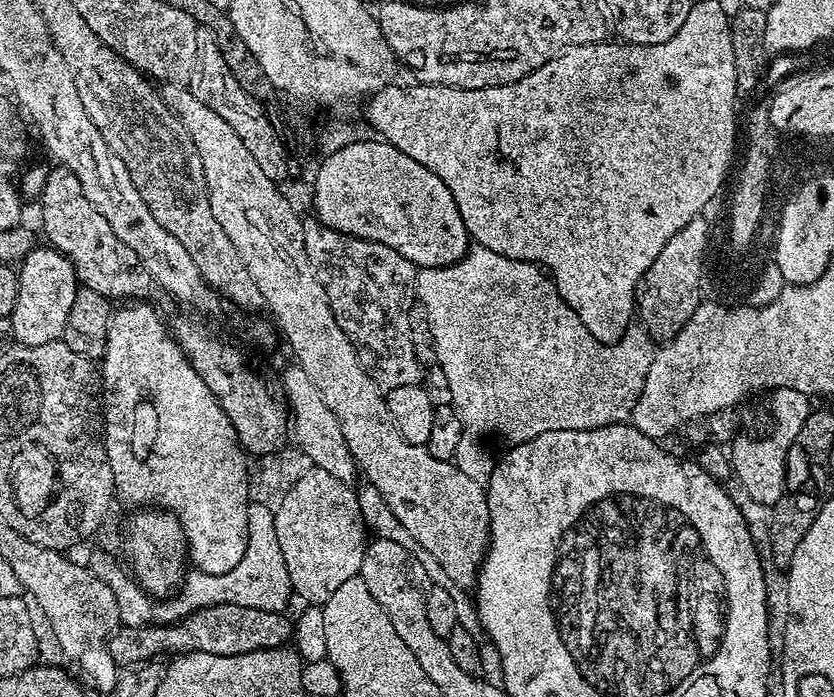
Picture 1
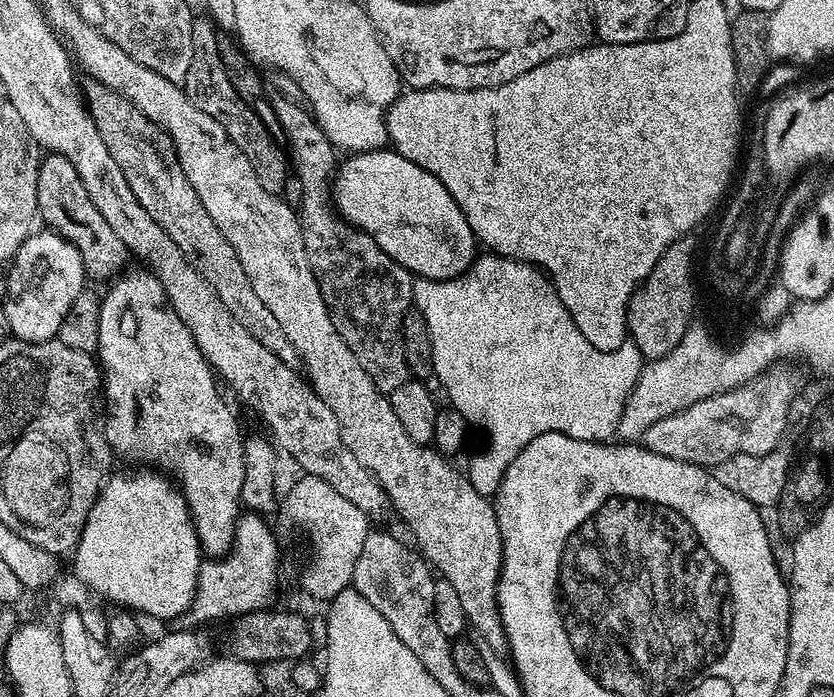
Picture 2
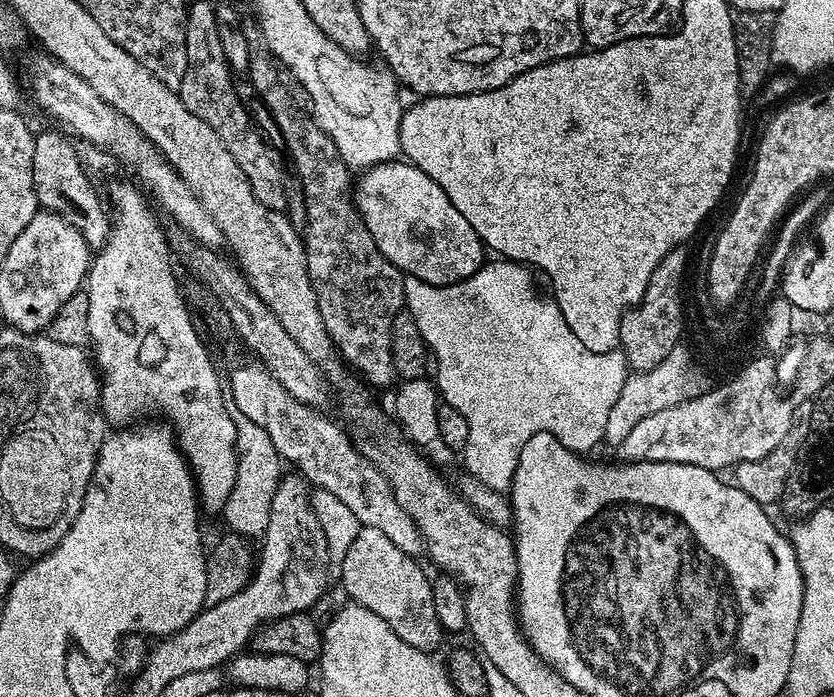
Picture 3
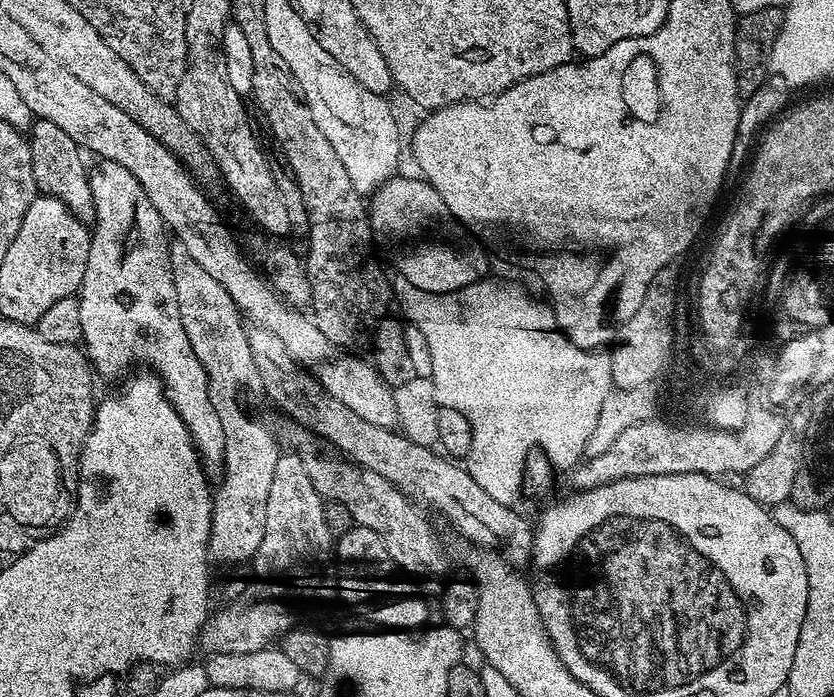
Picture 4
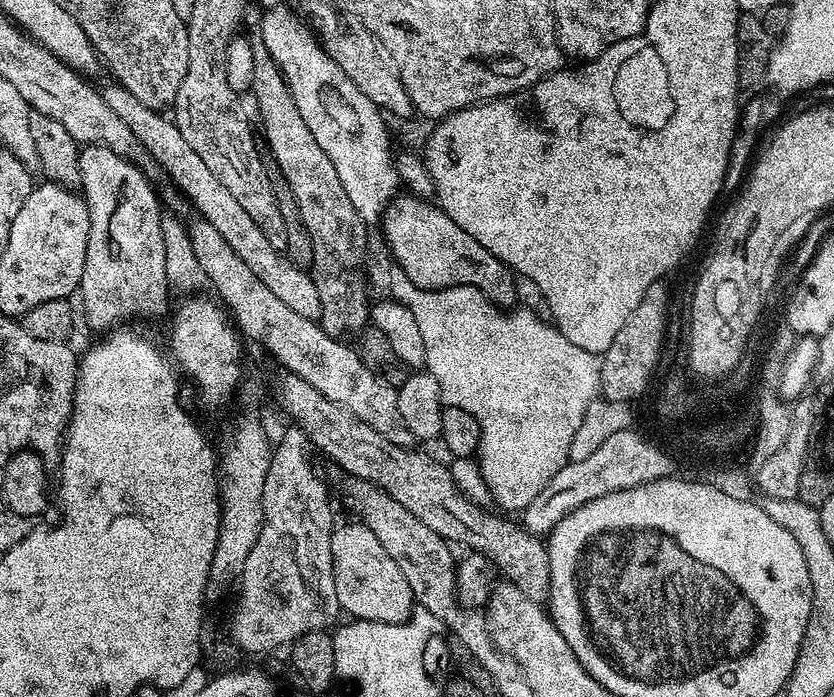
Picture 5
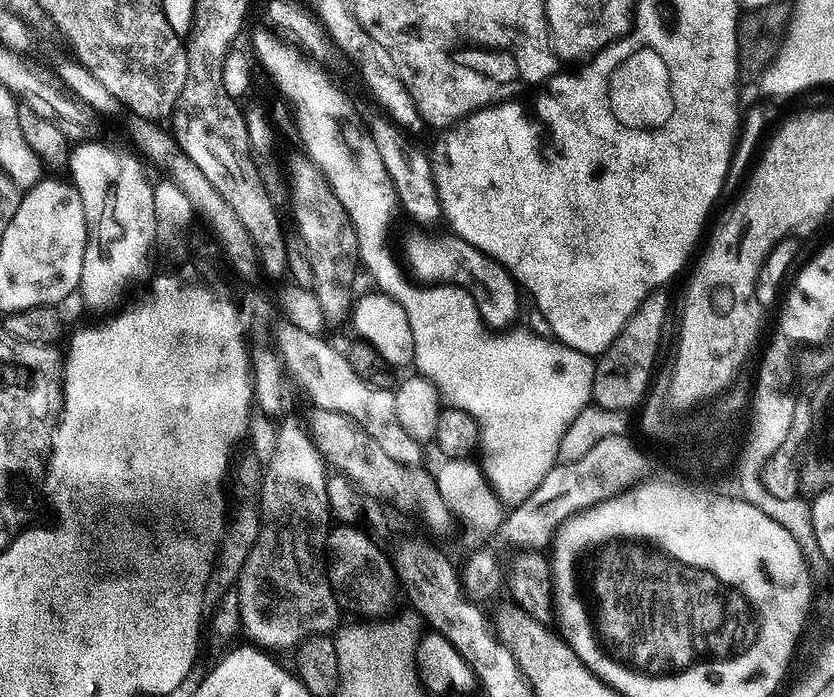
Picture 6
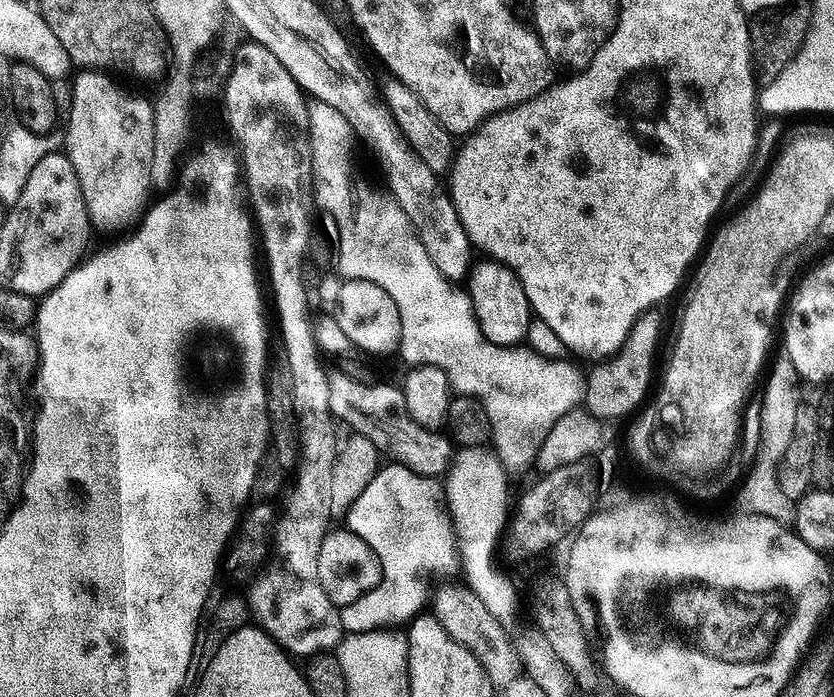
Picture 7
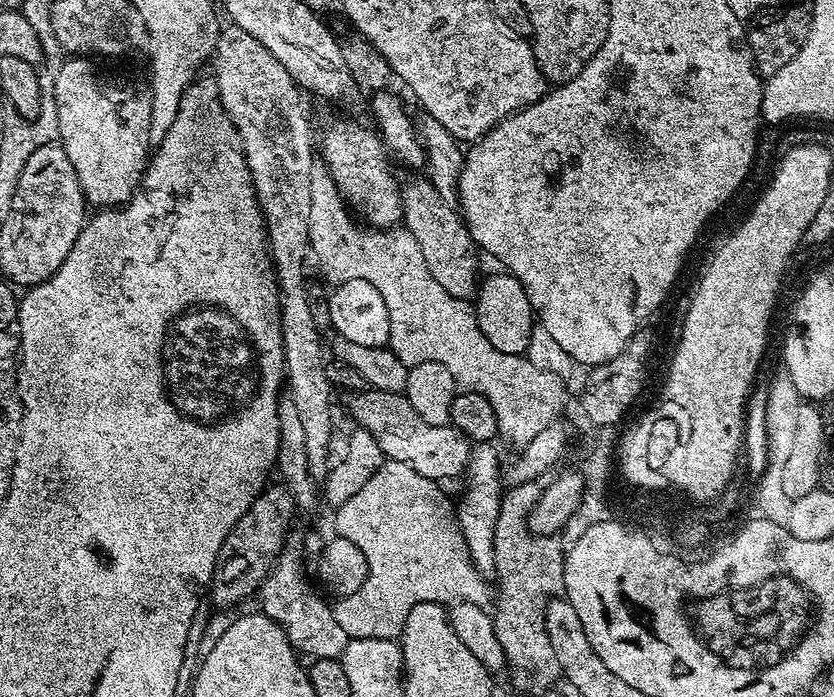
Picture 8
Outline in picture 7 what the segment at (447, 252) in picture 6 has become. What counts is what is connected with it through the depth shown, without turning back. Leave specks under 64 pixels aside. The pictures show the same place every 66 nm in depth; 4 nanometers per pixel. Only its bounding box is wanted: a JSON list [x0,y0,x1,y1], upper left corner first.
[466,258,534,348]

